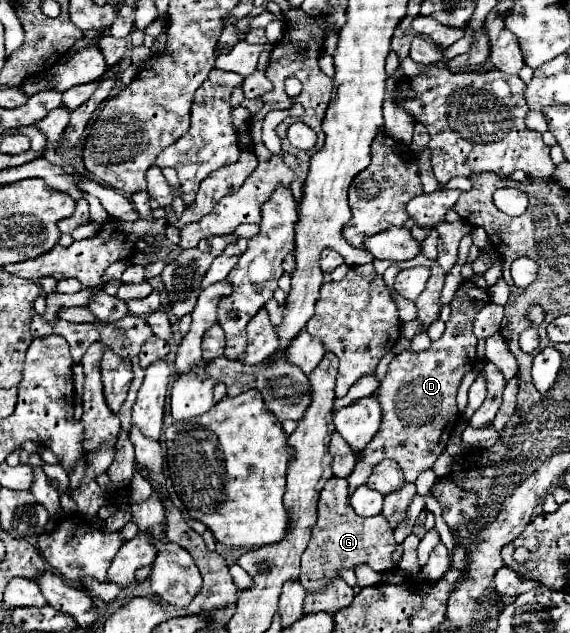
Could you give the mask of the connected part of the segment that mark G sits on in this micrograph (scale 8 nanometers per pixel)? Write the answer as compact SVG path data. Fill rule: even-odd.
M331 478L331 480L327 480L327 484L325 484L325 488L321 492L321 498L319 498L319 518L317 518L317 524L313 528L309 546L307 546L307 550L303 552L303 558L301 558L301 576L299 576L299 582L309 592L321 592L323 586L331 578L337 578L337 574L343 568L355 568L357 564L369 564L375 572L393 570L393 568L397 568L397 564L393 562L395 548L397 548L397 544L395 544L395 538L393 538L393 530L389 528L385 516L379 514L373 520L357 516L355 510L351 510L351 504L349 504L349 486L347 486L347 480L345 478Z

